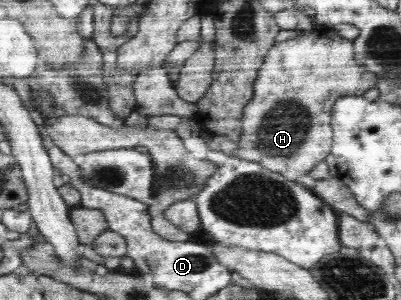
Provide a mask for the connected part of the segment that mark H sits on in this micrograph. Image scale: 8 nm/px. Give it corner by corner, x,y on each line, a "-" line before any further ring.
333,32
333,38
309,38
297,36
287,42
276,43
264,59
259,76
255,80
255,96
243,111
242,131
238,138
234,158
258,162
293,181
332,153
333,132
331,128
331,106
347,94
364,95
376,88
378,78
369,70
365,72
355,60
355,46

